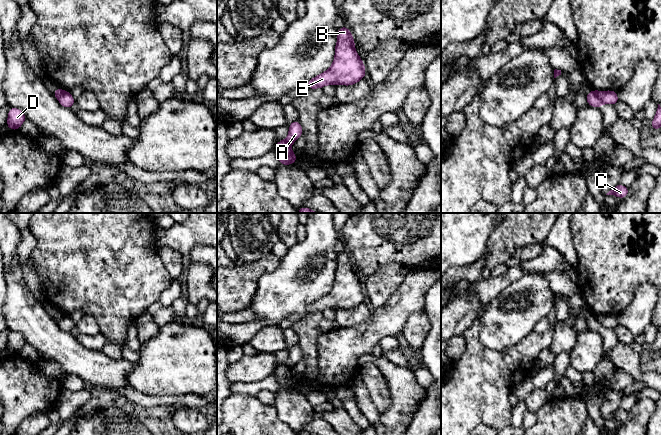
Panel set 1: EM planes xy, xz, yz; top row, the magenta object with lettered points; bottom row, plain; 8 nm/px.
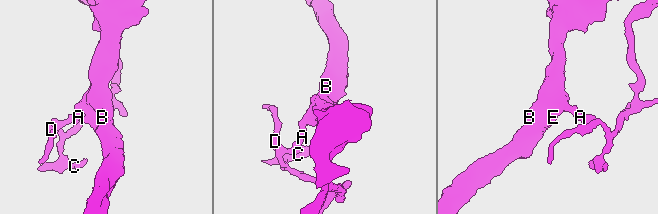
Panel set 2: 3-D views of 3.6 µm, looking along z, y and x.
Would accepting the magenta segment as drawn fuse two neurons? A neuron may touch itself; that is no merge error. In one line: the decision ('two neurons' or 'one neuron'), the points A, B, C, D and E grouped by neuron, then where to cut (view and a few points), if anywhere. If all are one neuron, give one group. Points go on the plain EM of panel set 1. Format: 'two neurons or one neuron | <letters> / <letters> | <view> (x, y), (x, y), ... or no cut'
two neurons | A B E / C D | yz (593, 314), (594, 318), (603, 327)

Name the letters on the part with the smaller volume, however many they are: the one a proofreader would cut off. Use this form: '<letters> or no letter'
C, D

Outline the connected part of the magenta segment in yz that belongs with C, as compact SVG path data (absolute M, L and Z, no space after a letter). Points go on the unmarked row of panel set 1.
M619 408L613 413L611 413L606 419L614 419L623 423L628 419L628 416L629 416L629 412Z

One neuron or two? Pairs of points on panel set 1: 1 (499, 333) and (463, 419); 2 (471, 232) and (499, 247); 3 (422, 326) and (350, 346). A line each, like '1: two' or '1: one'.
1: two
2: two
3: two

